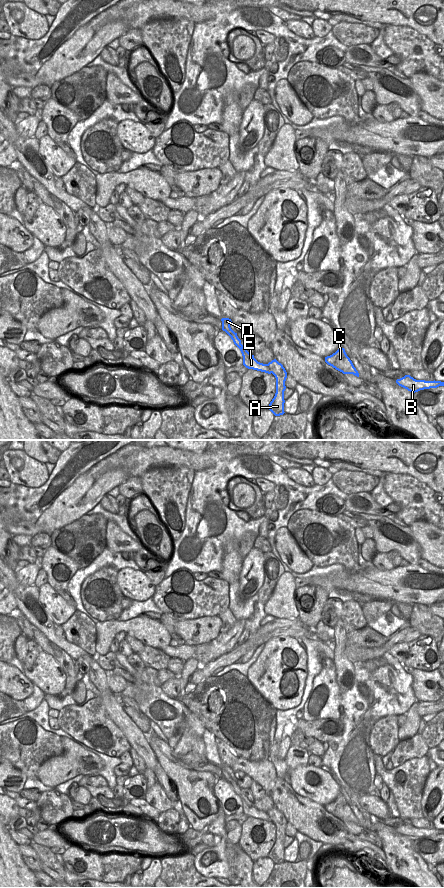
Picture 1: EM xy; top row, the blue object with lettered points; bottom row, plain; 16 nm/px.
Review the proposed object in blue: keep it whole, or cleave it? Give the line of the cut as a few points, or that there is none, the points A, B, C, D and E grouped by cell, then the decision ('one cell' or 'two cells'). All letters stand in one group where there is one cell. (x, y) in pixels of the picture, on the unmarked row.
xy (266, 812), (272, 820) | A / B C D E | two cells

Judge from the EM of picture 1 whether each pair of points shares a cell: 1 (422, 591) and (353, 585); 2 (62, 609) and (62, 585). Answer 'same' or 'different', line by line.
1: same
2: different

